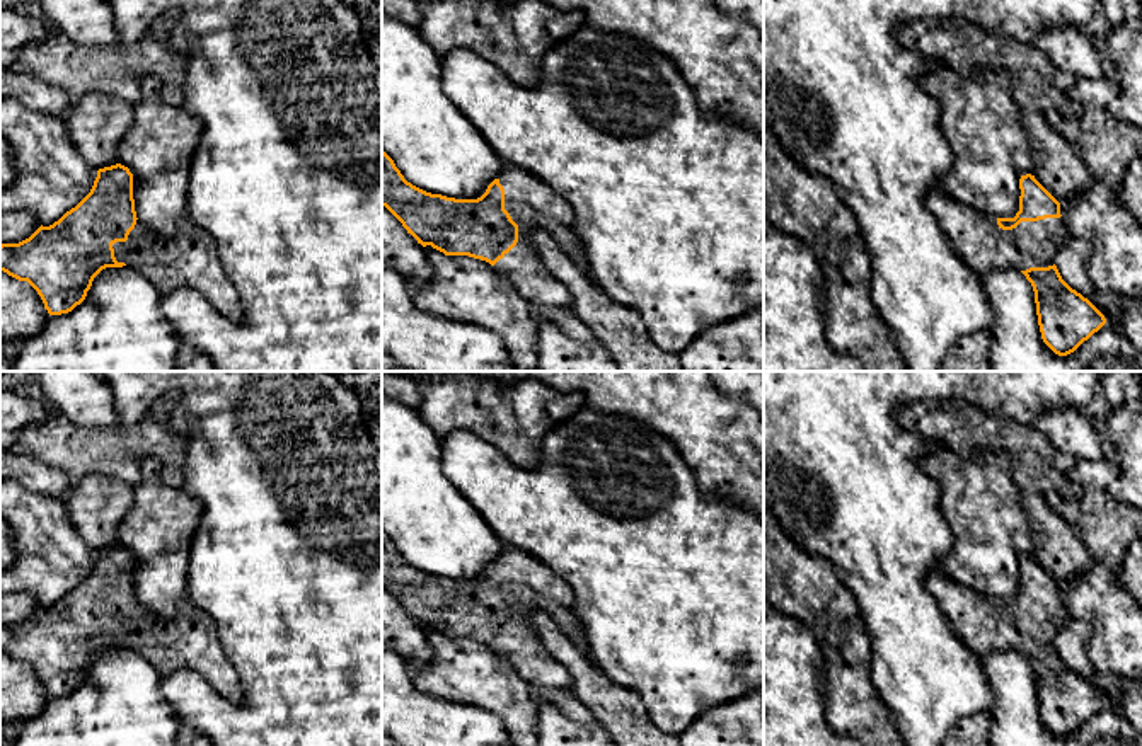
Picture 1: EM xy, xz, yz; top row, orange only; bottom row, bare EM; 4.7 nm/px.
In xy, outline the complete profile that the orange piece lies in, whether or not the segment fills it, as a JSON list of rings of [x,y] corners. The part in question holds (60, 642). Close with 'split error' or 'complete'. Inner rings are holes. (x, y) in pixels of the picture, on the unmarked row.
[[[116,545],[97,552],[90,574],[58,603],[39,608],[19,625],[0,627],[0,652],[27,663],[41,678],[49,697],[72,693],[80,686],[94,659],[106,649],[128,647],[147,659],[160,676],[181,669],[199,673],[222,697],[242,703],[239,674],[230,664],[215,620],[184,598],[177,613],[165,620],[136,600],[133,555]]] | split error

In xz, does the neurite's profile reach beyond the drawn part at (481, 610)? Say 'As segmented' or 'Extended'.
Extended

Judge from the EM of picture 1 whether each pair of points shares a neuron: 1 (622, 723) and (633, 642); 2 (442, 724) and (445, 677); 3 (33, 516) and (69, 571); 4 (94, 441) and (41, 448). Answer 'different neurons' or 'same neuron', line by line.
1: different neurons
2: different neurons
3: same neuron
4: same neuron

